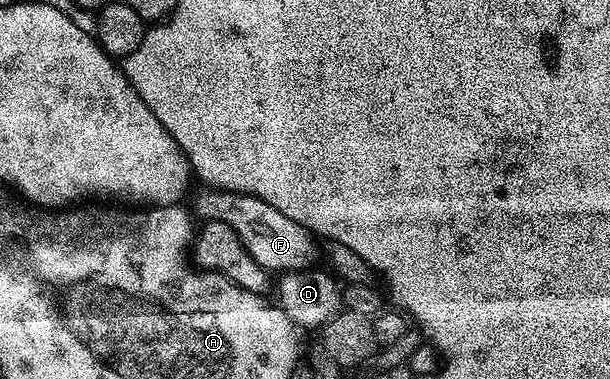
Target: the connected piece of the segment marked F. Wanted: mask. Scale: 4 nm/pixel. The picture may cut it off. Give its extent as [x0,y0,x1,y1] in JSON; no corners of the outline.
[195,188,312,272]

